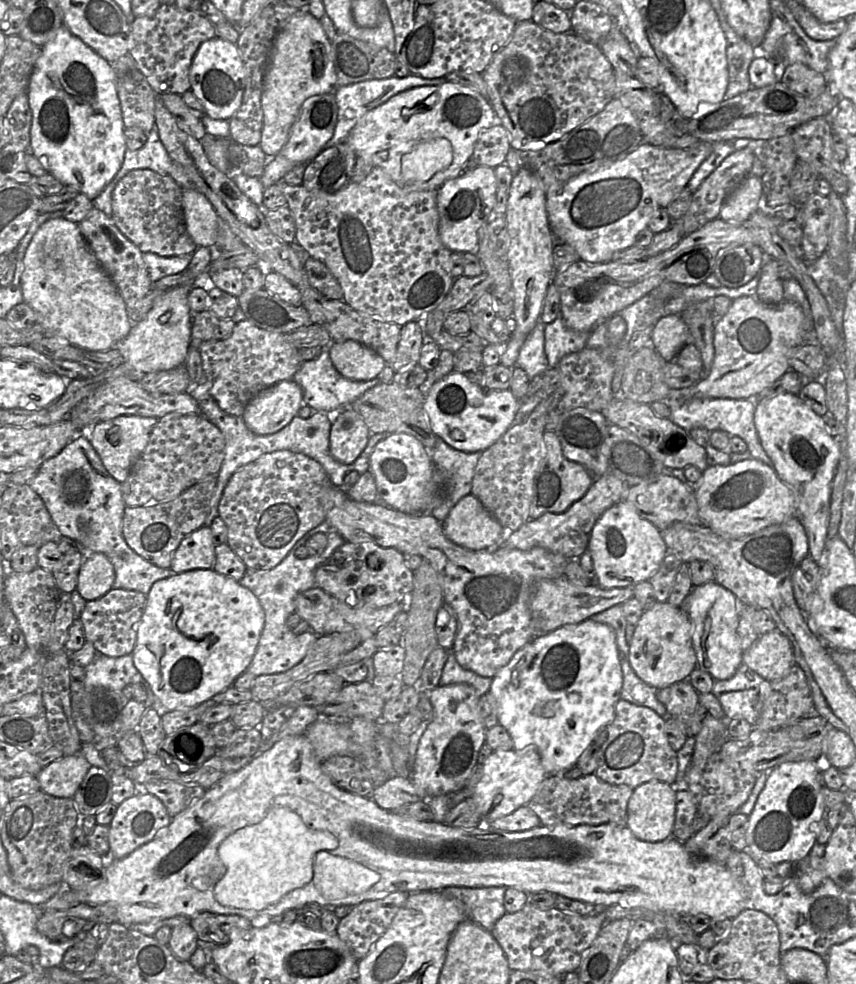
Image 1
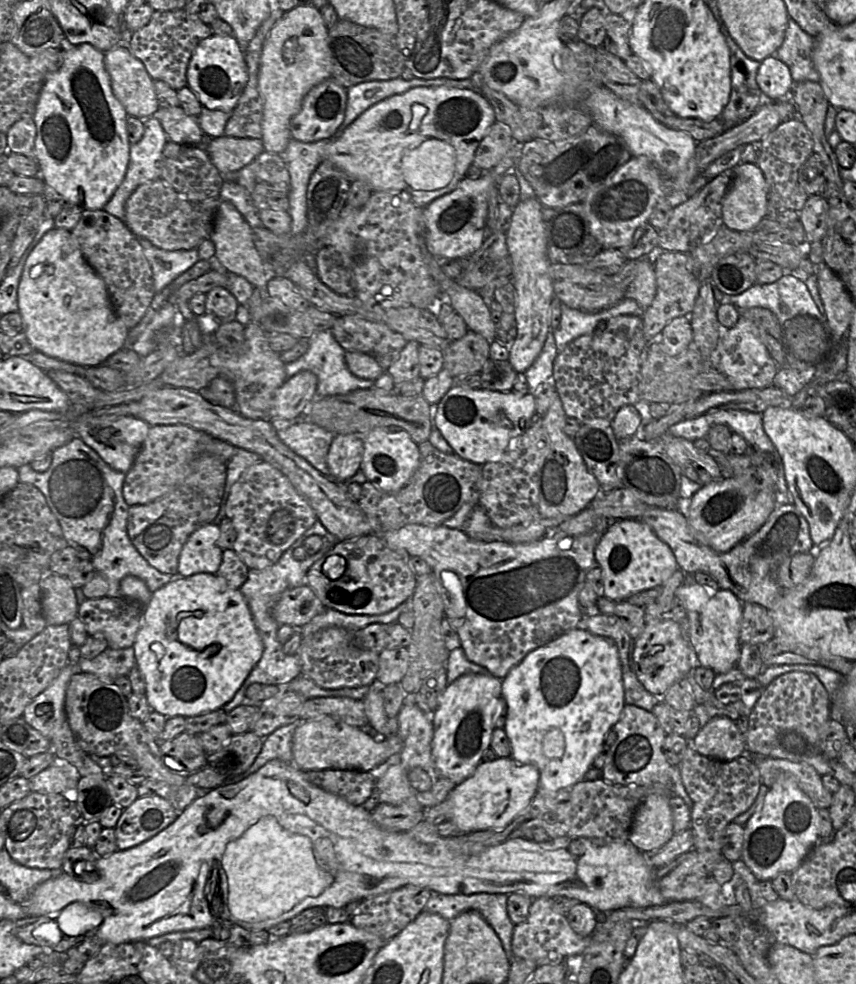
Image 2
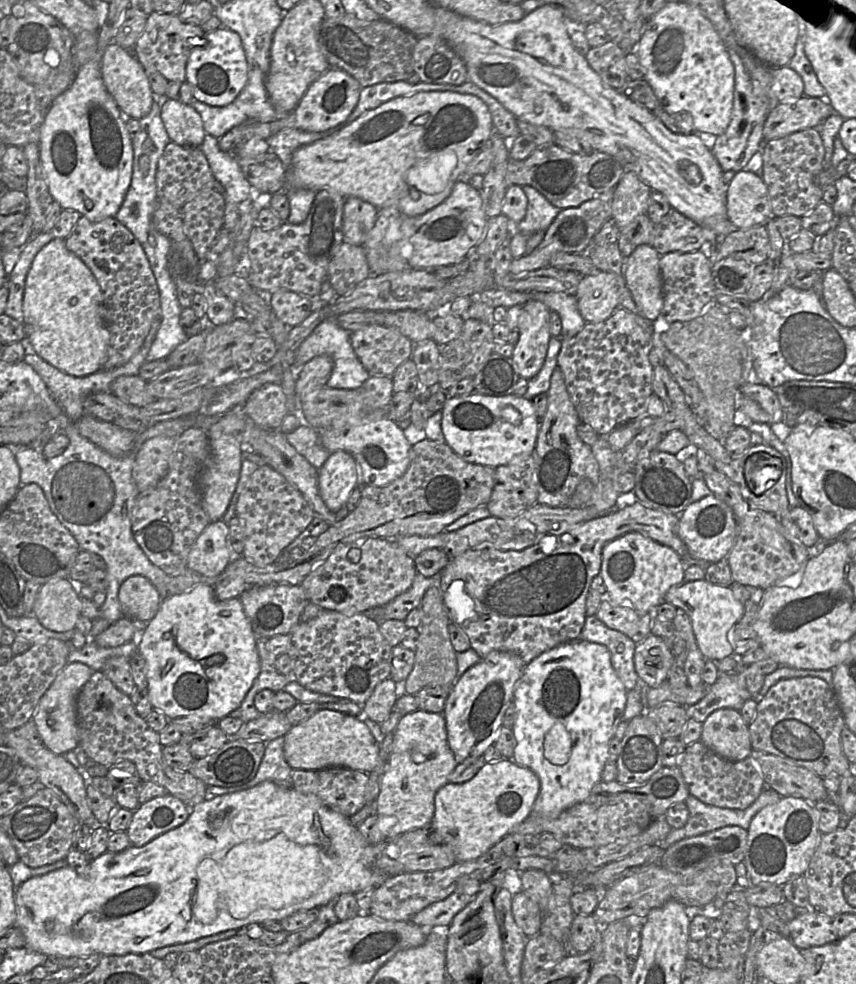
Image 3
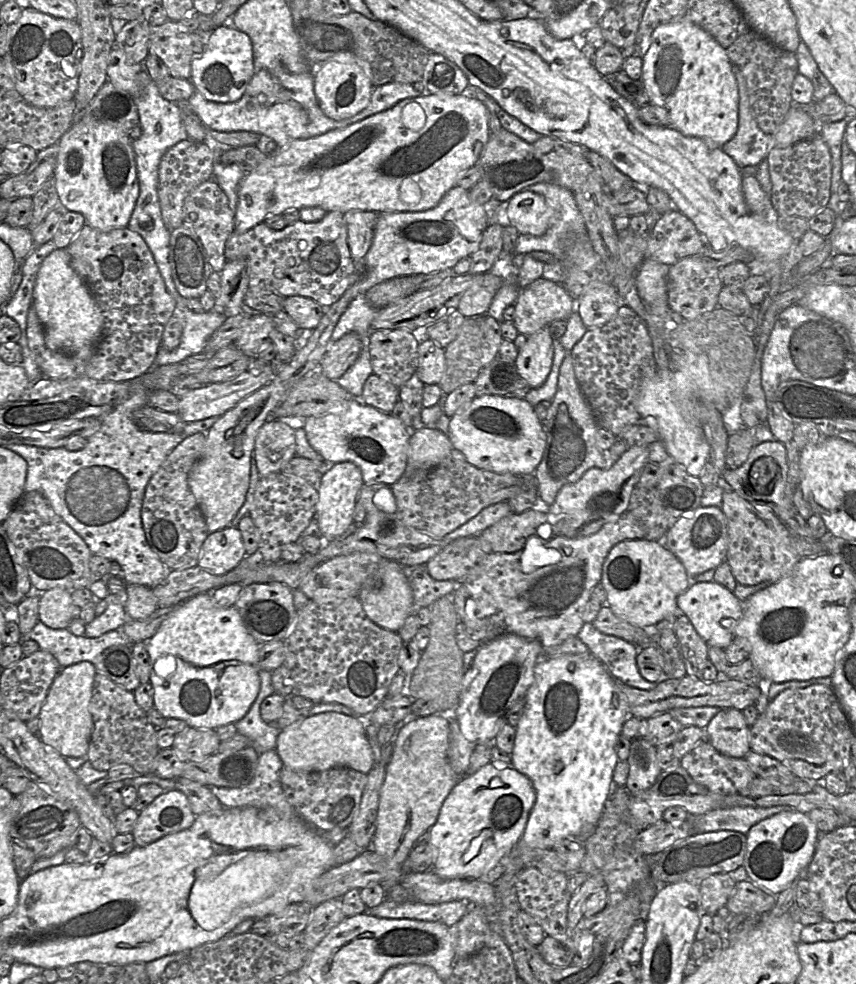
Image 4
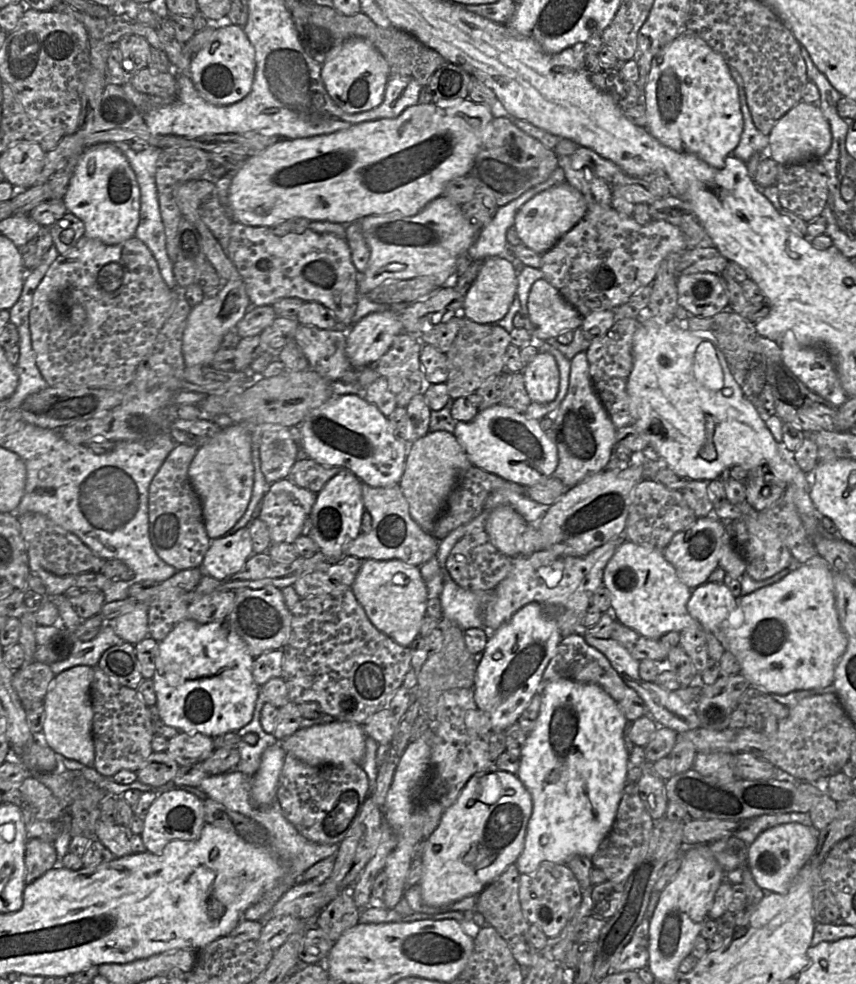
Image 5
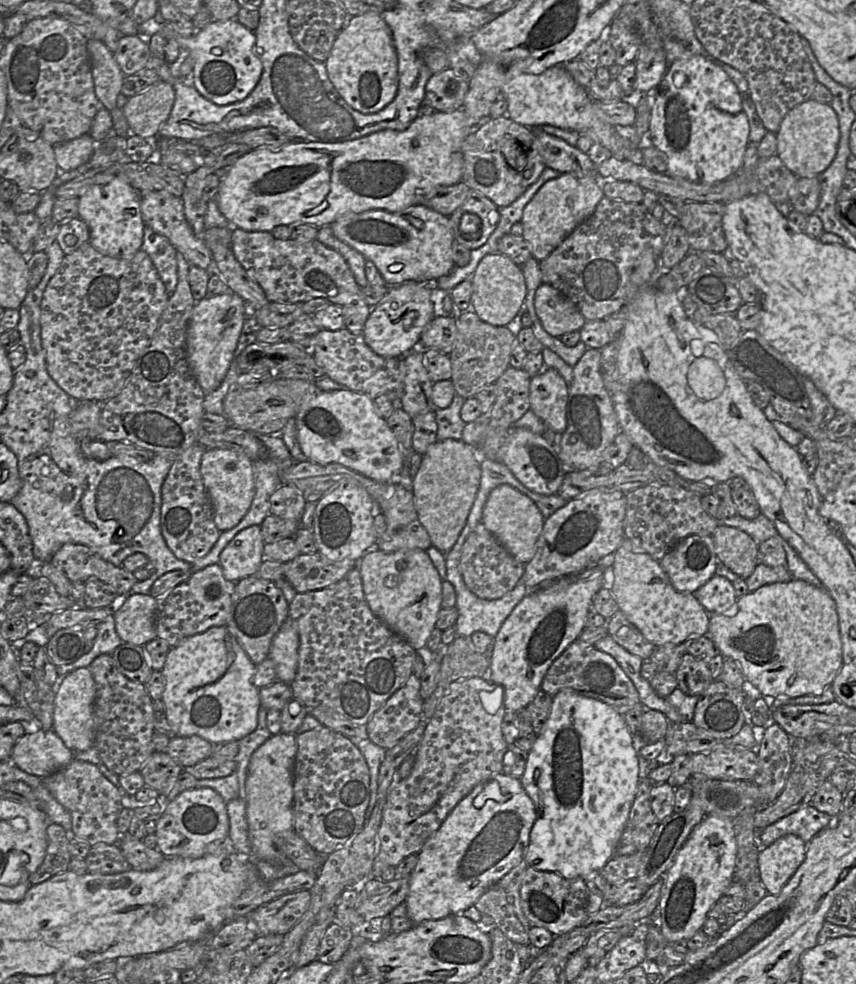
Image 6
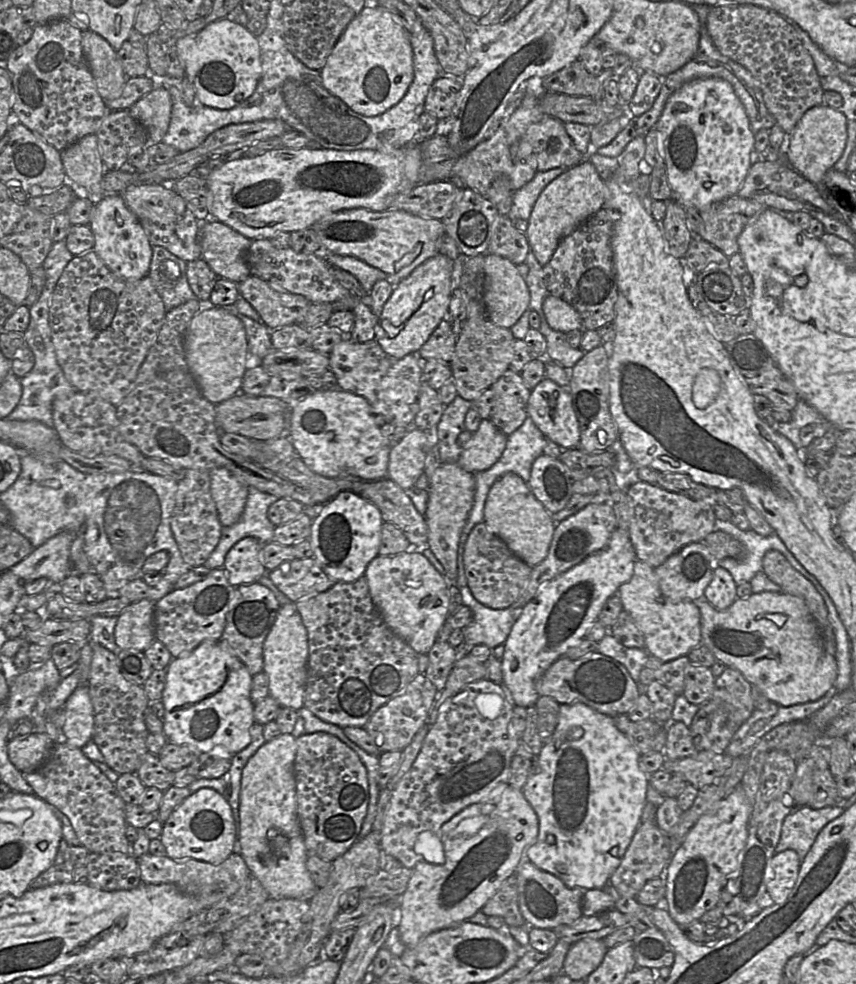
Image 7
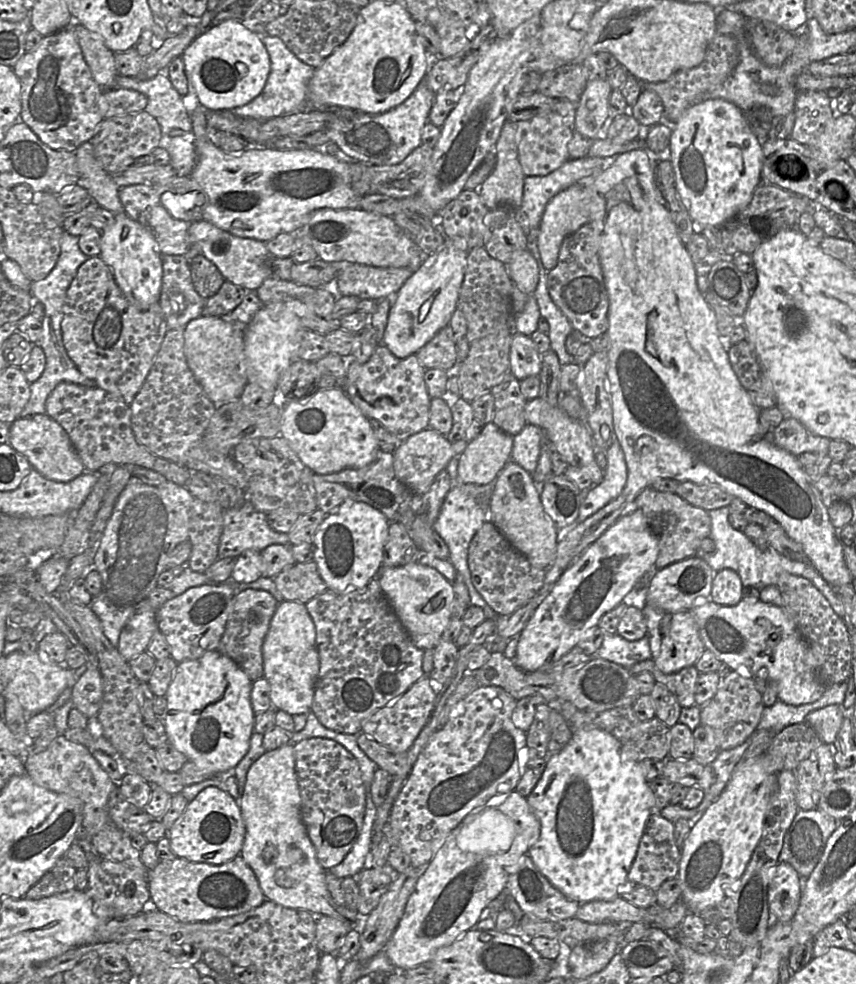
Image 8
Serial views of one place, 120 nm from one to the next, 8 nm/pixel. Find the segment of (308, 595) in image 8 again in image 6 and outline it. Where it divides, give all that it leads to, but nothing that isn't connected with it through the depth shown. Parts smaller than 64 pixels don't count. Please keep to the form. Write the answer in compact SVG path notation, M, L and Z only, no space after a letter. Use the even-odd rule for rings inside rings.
M318 552L299 554L284 563L284 578L297 593L305 593L335 584L354 567L358 567L357 563L332 563Z

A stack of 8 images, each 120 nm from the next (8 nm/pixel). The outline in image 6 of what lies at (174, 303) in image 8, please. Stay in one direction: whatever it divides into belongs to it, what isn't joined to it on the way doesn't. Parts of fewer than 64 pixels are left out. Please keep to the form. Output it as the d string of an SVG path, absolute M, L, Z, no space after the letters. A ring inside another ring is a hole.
M145 224L142 249L151 258L168 294L173 294L178 283L177 250L167 237Z

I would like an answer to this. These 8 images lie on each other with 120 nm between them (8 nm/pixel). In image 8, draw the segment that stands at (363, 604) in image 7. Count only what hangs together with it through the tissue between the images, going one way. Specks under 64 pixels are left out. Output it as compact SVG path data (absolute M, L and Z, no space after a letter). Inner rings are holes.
M377 577L371 579L362 589L344 593L326 589L305 603L305 606L315 625L320 662L311 711L326 728L343 734L357 735L362 732L362 723L366 718L403 694L425 675L422 669L424 650L412 642Z

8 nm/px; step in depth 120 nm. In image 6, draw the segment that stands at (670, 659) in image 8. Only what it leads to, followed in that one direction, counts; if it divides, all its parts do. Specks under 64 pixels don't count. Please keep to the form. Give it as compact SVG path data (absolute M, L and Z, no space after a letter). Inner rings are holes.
M625 538L612 555L613 583L611 587L619 611L646 640L656 647L681 644L692 637L707 635L710 614L693 593L677 591L662 569L660 562L640 551Z

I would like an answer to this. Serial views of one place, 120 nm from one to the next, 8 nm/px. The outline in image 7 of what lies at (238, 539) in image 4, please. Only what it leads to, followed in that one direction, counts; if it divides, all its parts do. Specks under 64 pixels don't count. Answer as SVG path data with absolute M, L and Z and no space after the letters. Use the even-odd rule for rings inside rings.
M245 537L228 551L223 568L232 586L257 582L267 573L262 563L262 546L256 538Z

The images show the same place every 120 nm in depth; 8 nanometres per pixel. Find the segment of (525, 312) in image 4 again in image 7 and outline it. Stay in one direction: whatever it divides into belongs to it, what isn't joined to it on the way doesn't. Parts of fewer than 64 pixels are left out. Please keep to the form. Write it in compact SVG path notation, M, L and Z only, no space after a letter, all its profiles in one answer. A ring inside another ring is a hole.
M549 295L543 302L543 312L549 326L559 332L568 333L571 330L582 330L580 314L566 301Z

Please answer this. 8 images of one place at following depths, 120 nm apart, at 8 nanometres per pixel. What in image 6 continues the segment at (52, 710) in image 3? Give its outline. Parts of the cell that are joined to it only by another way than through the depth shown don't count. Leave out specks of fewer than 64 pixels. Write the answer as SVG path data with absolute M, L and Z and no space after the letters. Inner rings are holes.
M88 667L78 668L63 677L55 694L52 730L72 753L94 746L94 700L95 683Z

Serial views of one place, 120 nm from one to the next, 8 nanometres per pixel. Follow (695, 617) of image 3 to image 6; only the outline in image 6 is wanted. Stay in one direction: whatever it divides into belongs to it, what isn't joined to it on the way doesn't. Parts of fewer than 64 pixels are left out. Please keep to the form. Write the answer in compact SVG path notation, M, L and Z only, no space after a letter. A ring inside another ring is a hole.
M715 574L693 594L710 615L723 614L737 600L732 582Z

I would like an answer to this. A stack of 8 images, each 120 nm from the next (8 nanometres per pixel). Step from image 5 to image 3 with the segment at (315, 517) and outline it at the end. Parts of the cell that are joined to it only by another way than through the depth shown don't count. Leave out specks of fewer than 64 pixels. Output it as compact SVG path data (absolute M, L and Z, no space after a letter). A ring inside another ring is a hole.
M343 450L330 454L319 470L320 495L333 512L347 505L351 492L361 483L360 465L355 457Z

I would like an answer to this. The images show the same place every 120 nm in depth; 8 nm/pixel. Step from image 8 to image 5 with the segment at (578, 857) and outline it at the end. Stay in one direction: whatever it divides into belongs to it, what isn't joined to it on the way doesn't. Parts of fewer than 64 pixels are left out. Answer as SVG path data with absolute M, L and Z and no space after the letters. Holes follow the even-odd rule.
M571 679L543 685L540 693L539 714L534 728L527 734L516 773L533 802L524 847L515 862L520 874L536 871L543 862L566 864L573 855L591 859L613 826L627 784L629 753L625 747L624 731L629 721L618 704L597 684Z

